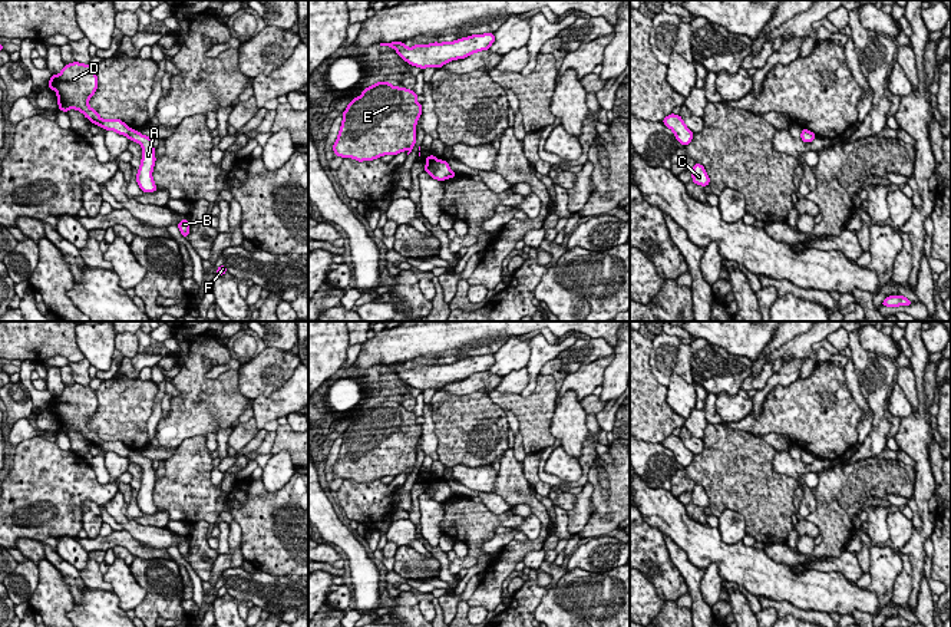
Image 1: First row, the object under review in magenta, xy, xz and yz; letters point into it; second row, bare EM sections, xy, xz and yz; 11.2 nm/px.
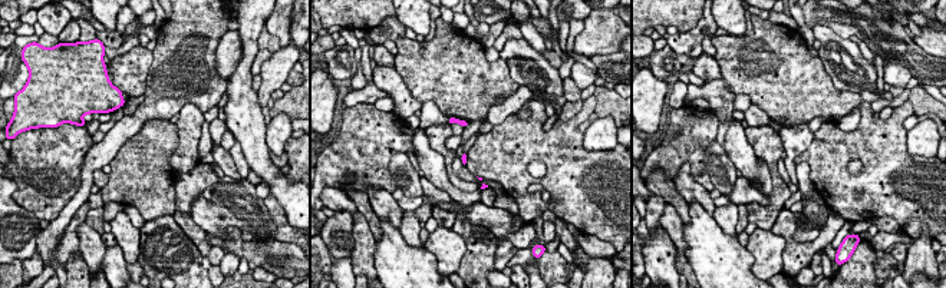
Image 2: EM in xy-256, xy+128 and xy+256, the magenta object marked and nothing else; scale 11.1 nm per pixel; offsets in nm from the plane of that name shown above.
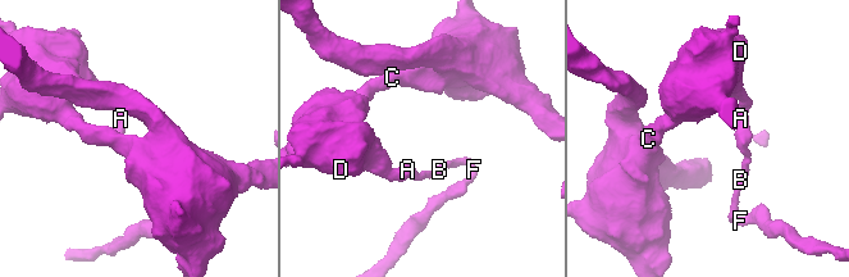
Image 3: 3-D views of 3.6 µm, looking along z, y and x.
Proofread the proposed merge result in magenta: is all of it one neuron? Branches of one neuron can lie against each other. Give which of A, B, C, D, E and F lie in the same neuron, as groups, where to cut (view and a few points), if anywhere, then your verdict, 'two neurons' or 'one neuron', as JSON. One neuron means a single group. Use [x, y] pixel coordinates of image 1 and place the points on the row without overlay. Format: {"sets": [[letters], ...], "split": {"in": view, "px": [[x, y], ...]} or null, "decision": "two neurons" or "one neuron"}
{"sets": [["A", "B", "F"], ["C", "D", "E"]], "split": {"in": "xy", "px": [[131, 451], [126, 456]]}, "decision": "two neurons"}

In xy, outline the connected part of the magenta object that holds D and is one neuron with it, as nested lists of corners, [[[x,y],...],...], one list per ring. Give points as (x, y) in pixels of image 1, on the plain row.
[[[79,383],[65,385],[59,396],[52,396],[47,409],[56,413],[59,432],[67,435],[69,430],[76,430],[92,445],[128,458],[131,449],[125,443],[120,440],[102,440],[98,432],[89,428],[89,420],[98,410],[98,397],[90,386]]]

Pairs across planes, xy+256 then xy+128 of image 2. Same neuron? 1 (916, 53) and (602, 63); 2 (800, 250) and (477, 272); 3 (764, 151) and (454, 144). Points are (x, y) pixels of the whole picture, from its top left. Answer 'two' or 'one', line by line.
1: one
2: one
3: two

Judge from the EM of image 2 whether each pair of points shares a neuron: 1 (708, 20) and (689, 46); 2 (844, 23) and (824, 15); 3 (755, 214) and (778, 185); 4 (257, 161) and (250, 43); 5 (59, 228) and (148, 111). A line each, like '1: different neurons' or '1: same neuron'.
1: same neuron
2: same neuron
3: same neuron
4: same neuron
5: same neuron

